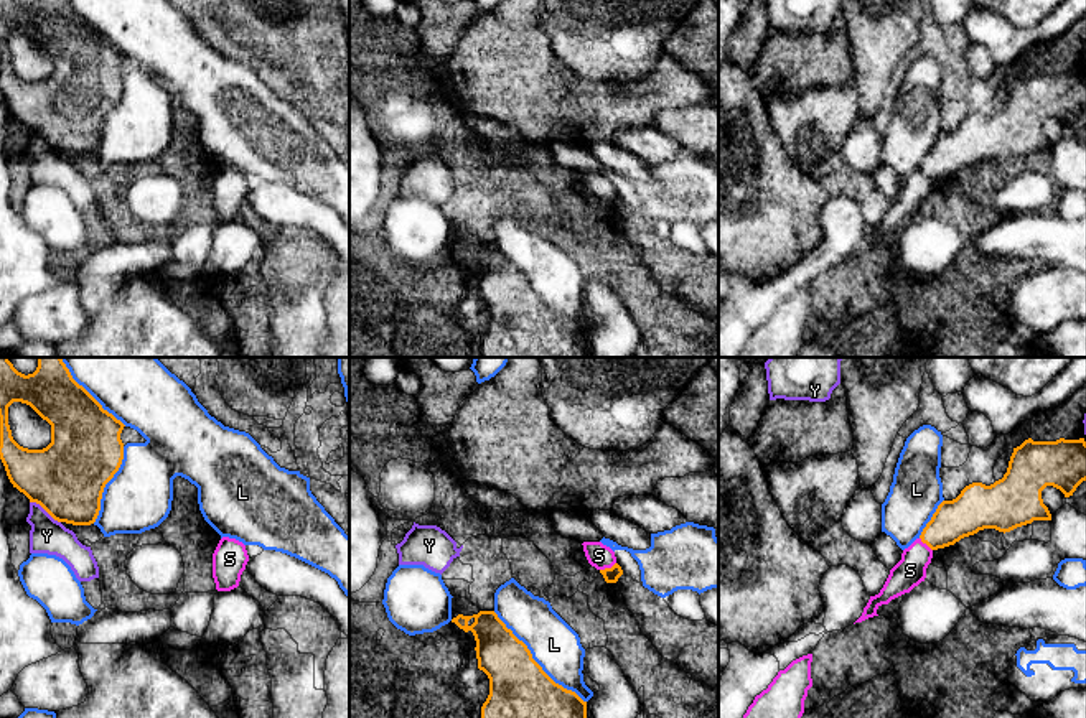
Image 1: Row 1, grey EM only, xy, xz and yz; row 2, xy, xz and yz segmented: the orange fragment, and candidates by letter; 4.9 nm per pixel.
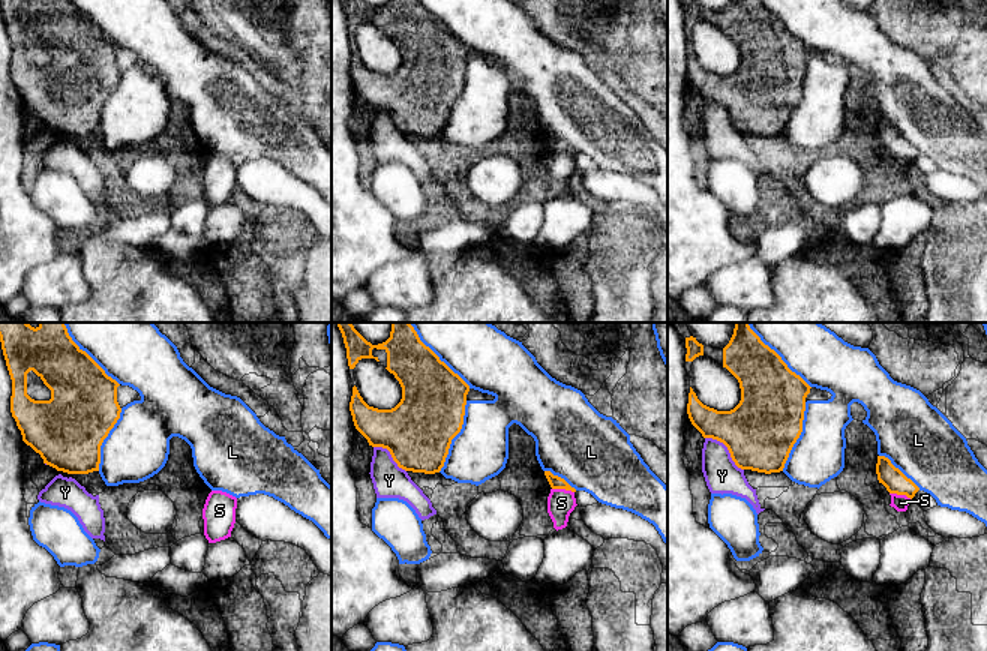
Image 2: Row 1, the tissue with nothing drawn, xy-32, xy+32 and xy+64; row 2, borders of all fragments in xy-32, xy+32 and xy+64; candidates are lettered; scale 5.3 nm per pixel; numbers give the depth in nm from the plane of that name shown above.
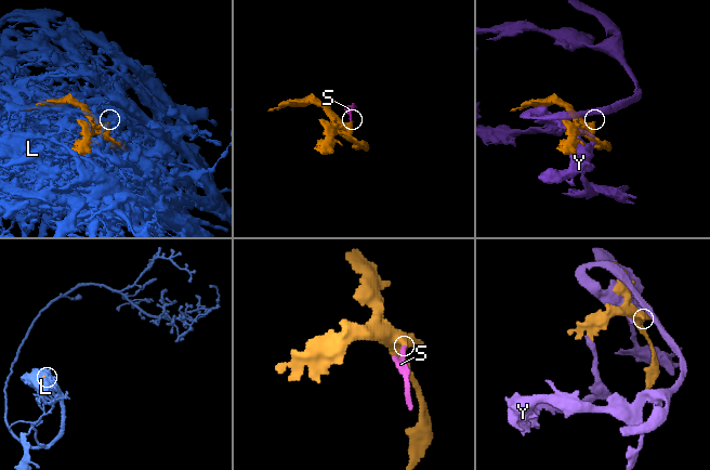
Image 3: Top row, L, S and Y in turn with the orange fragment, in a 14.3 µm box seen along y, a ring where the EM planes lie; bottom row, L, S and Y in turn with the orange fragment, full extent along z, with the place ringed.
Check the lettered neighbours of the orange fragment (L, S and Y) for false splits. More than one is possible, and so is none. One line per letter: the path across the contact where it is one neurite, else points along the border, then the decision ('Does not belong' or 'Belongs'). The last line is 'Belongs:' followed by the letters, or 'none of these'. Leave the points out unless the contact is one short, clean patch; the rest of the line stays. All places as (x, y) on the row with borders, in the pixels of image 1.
L: Does not belong
S: Boundary: xz (615, 562), (600, 570). Does not belong
Y: Does not belong
Belongs: none of these

